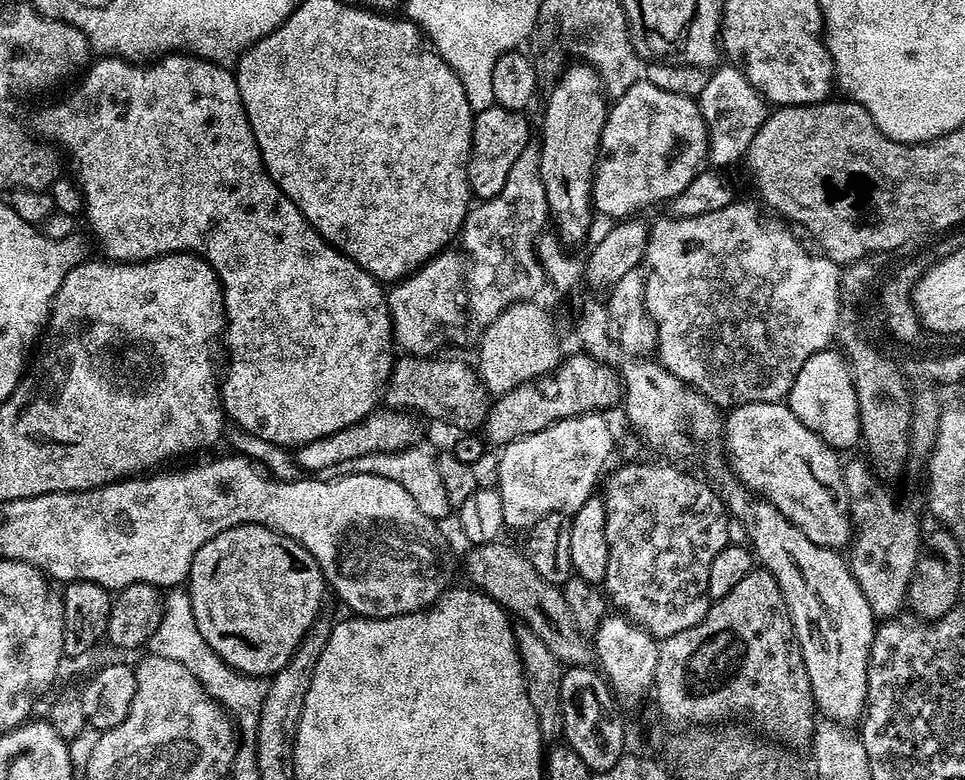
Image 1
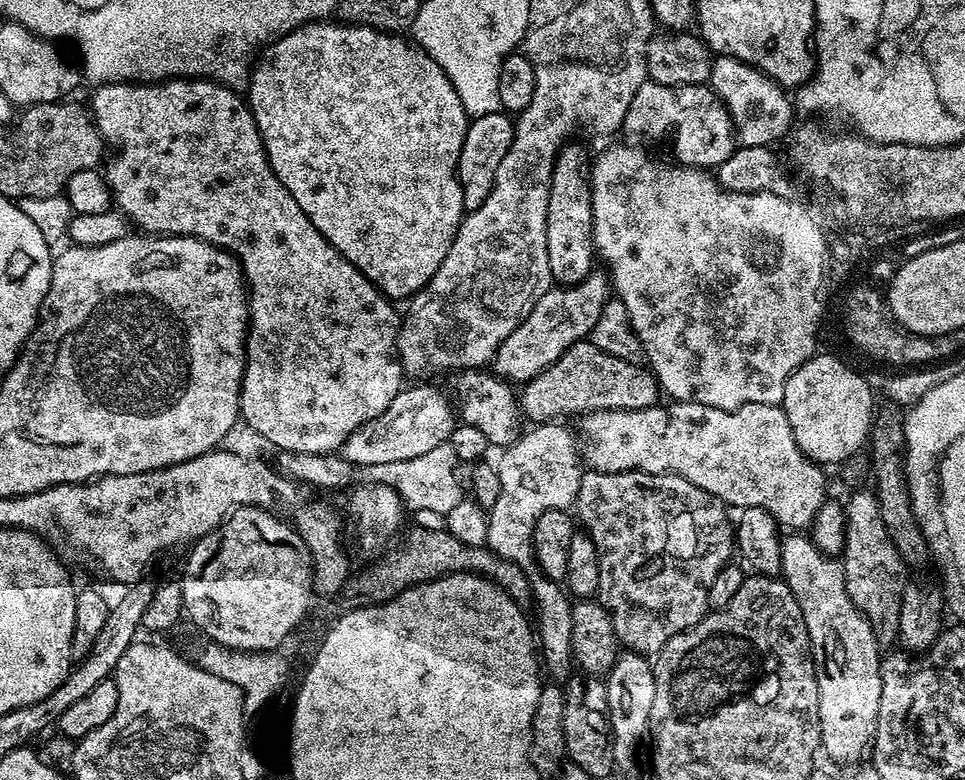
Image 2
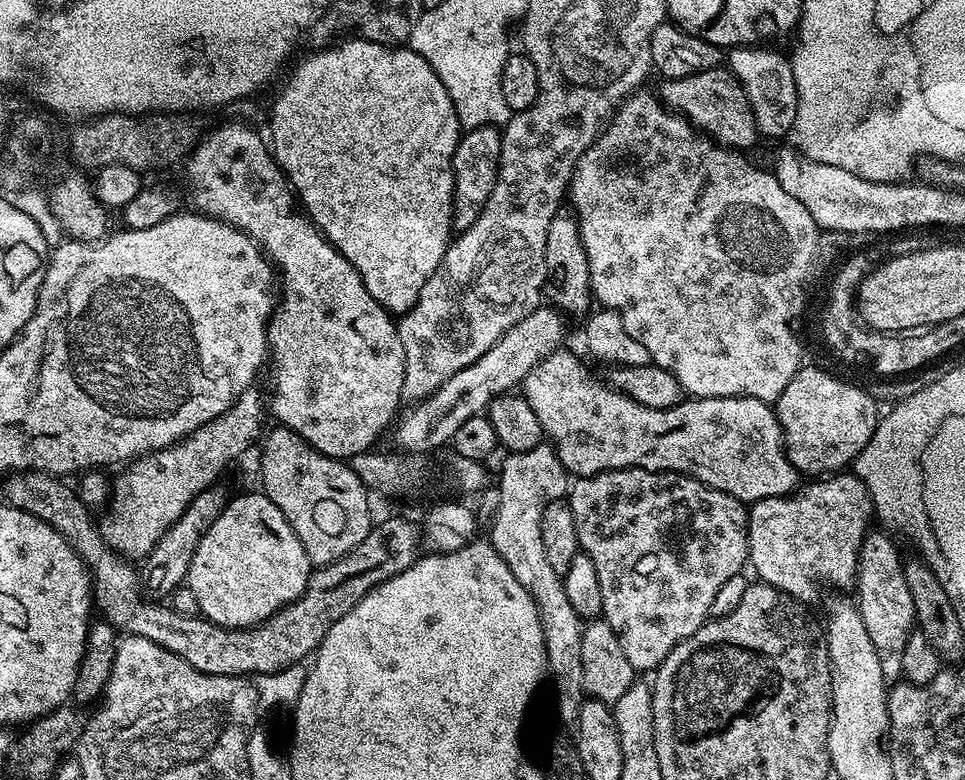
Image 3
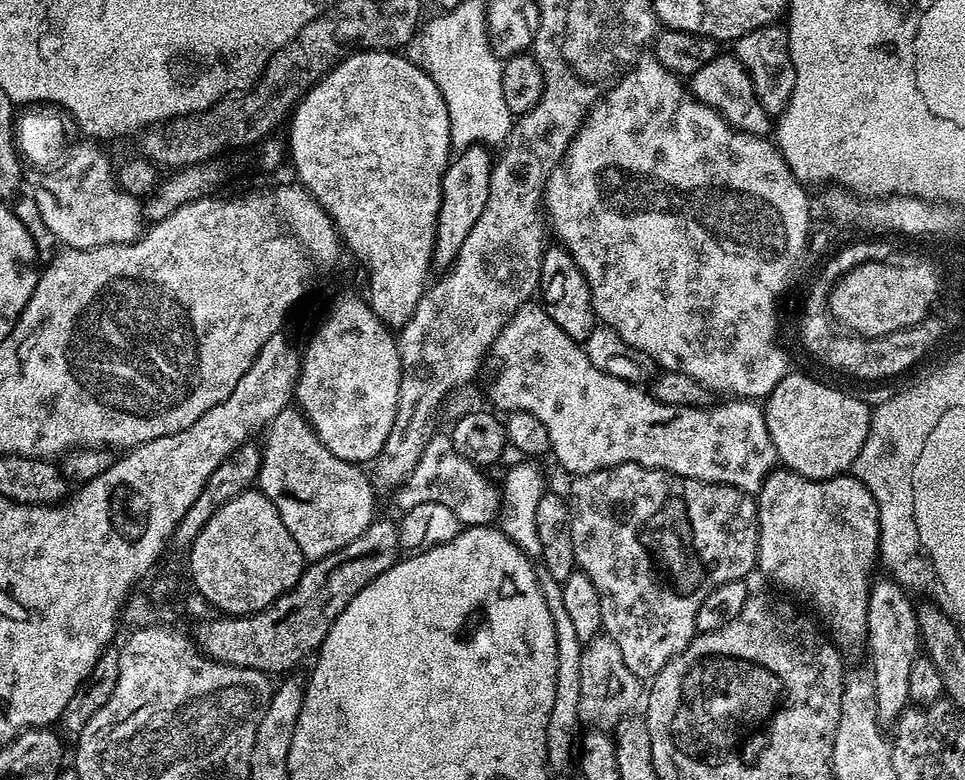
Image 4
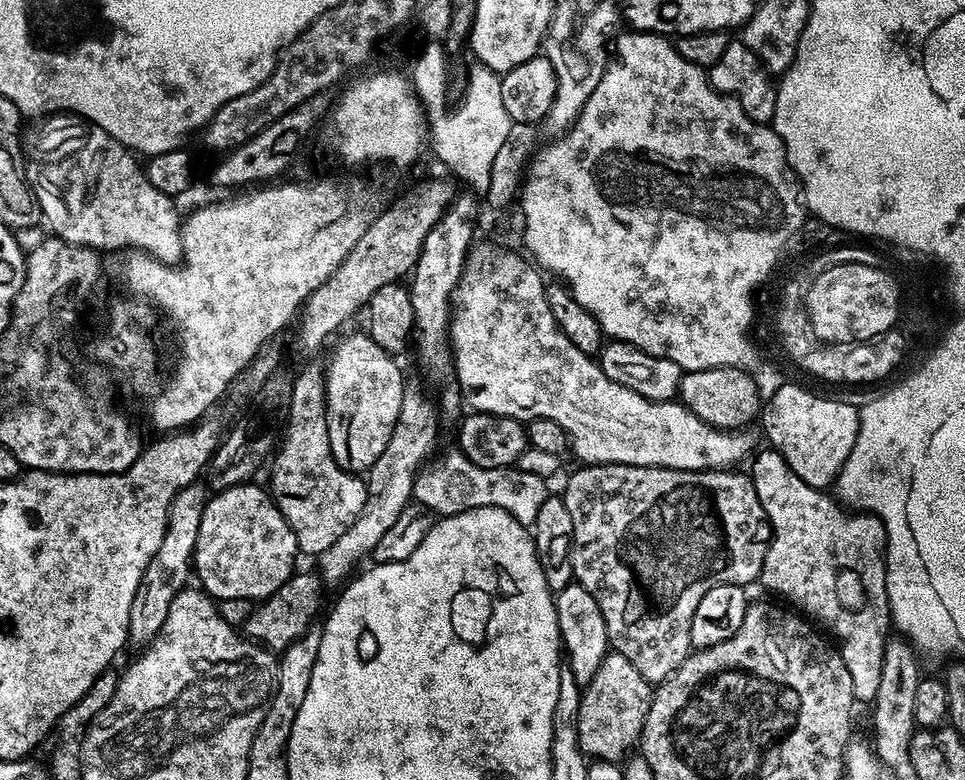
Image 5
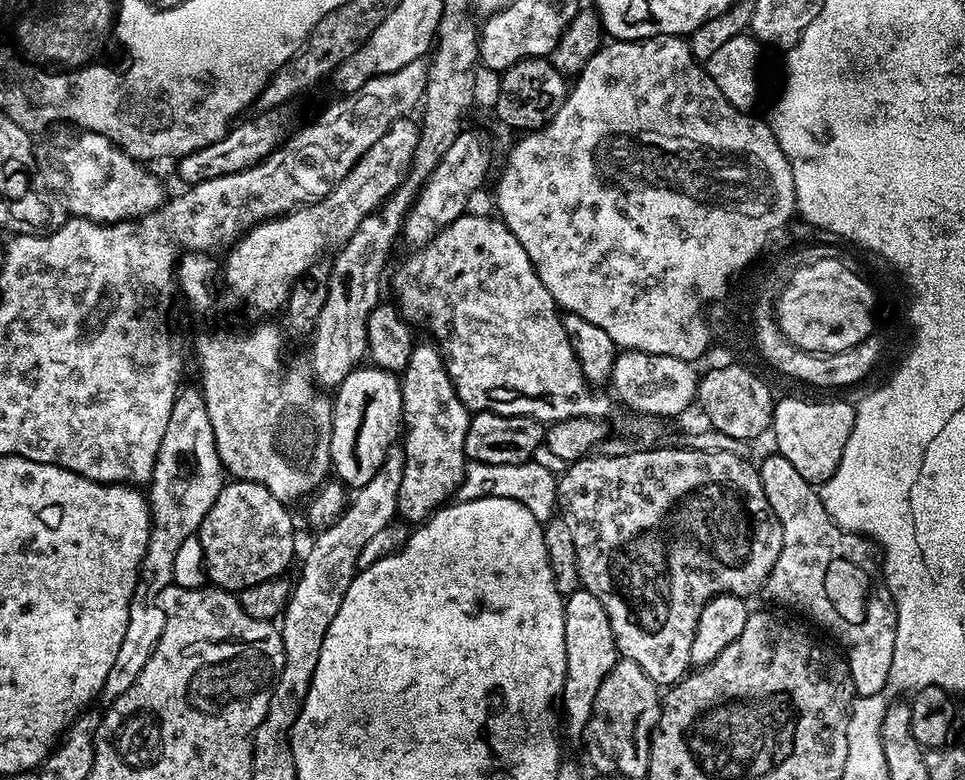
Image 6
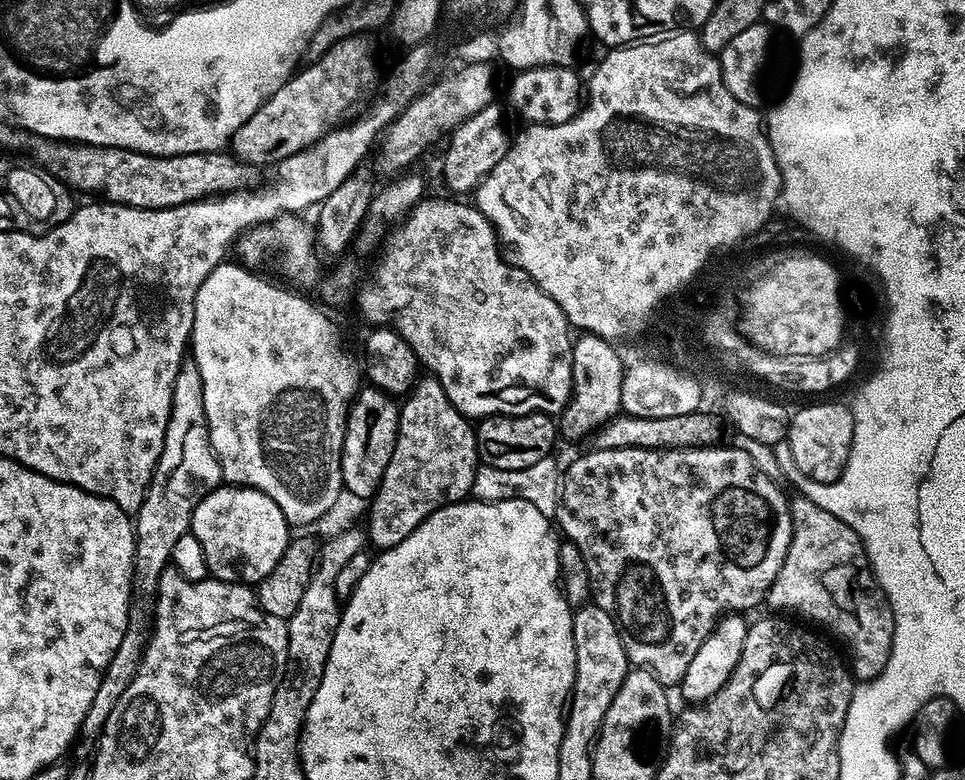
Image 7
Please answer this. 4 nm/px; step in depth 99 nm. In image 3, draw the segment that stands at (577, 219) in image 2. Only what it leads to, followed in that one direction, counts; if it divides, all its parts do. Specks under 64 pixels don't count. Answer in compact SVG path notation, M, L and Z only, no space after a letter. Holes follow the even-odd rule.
M564 210L557 211L546 234L545 278L542 296L551 307L565 317L580 315L583 317L593 307L591 304L594 304L590 266L586 258L584 243L580 237L580 223L576 221L575 215L565 212Z

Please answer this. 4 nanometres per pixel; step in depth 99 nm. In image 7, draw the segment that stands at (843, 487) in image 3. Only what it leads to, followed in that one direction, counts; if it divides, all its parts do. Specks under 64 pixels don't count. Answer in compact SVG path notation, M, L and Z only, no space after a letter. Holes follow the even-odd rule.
M797 495L795 499L790 504L790 546L782 570L778 570L778 578L774 578L768 591L767 607L777 608L772 610L780 614L797 612L821 624L826 631L833 631L848 647L852 658L850 670L855 679L860 682L873 680L882 674L892 649L894 618L888 599L876 584L856 531L806 497Z

